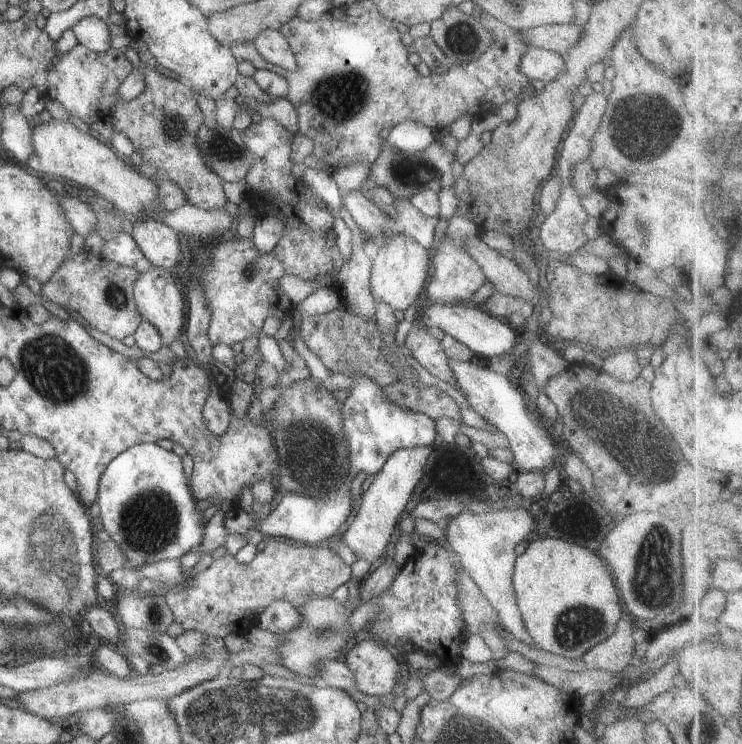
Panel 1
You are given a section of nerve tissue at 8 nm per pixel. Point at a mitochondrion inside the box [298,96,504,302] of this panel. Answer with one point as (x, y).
(419, 172)

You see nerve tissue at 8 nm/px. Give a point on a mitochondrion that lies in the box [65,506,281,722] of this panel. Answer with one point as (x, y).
(163, 655)

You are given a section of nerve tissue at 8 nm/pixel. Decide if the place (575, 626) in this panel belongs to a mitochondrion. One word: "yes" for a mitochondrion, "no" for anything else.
yes

